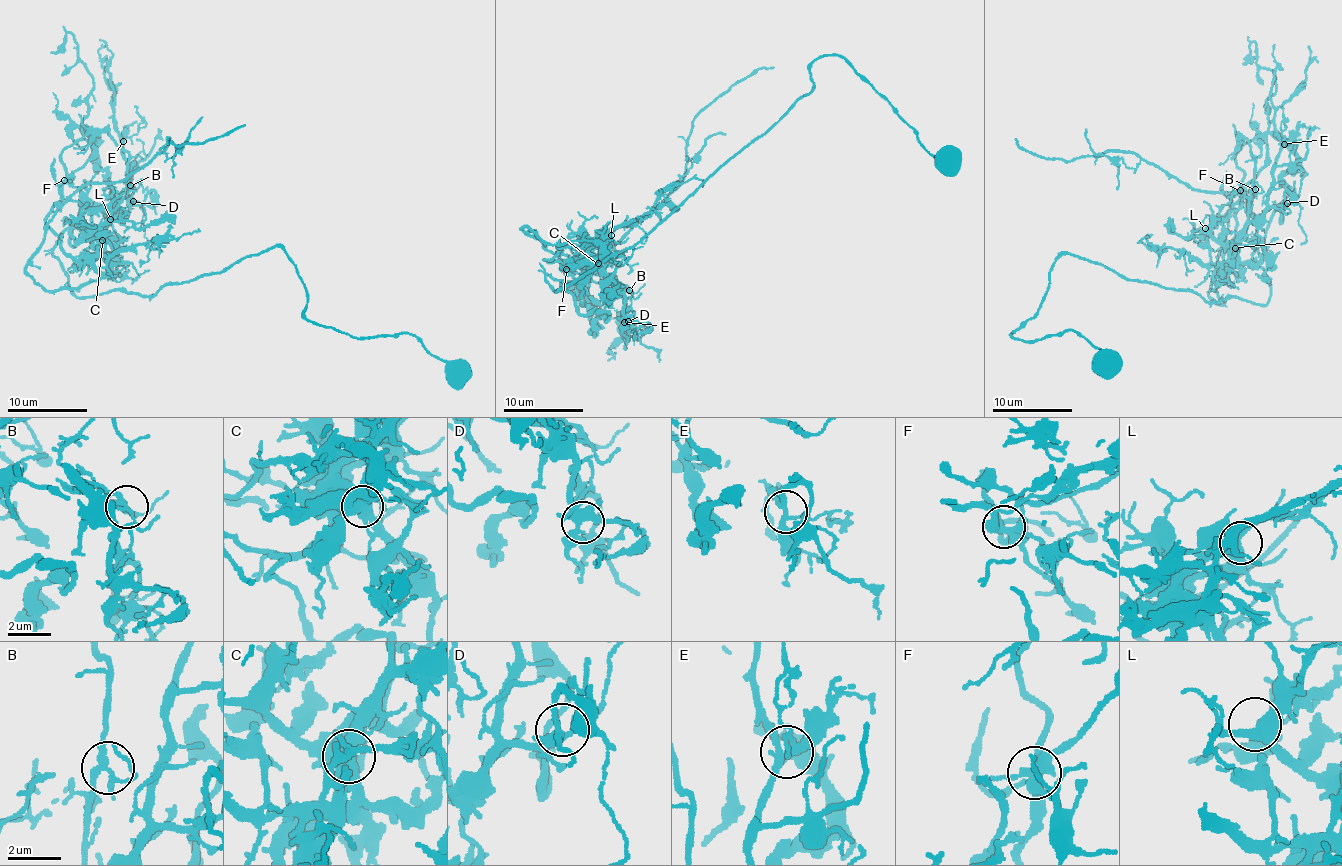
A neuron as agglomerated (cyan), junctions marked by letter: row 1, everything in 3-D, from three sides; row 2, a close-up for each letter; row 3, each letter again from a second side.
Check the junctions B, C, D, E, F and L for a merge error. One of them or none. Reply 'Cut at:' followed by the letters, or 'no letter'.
Cut at: C

